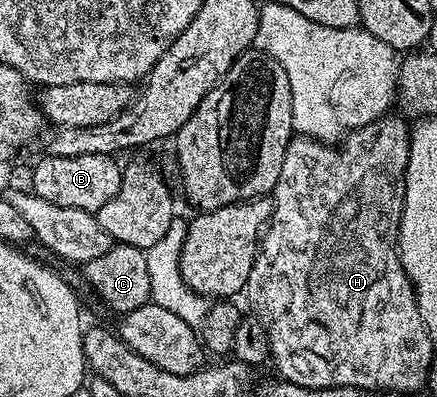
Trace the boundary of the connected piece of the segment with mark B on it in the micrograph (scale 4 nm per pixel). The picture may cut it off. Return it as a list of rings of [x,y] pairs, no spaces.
[[[45,154],[44,160],[39,164],[38,162],[33,166],[32,172],[34,173],[34,185],[32,194],[42,197],[46,201],[54,201],[54,205],[66,205],[70,209],[82,209],[83,211],[91,211],[93,213],[98,212],[102,209],[102,205],[106,205],[106,201],[110,201],[118,193],[120,188],[120,176],[122,174],[121,164],[116,164],[117,161],[113,156],[110,155],[82,155],[76,157],[58,157],[57,155]]]

